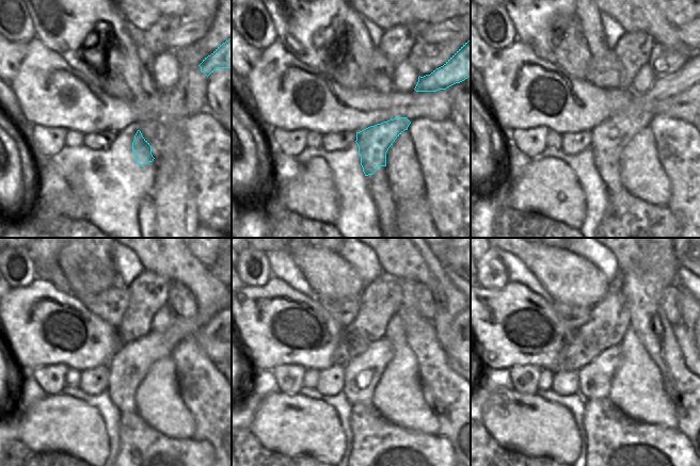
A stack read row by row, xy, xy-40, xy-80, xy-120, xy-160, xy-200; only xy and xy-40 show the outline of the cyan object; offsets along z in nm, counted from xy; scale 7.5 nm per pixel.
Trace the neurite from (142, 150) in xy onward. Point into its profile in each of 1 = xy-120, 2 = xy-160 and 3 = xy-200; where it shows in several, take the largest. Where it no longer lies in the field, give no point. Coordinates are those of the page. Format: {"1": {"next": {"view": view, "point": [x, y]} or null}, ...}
{"1": {"next": {"view": "xy-120", "point": [127, 369]}}, "2": {"next": {"view": "xy-160", "point": [361, 373]}}, "3": {"next": {"view": "xy-200", "point": [594, 380]}}}

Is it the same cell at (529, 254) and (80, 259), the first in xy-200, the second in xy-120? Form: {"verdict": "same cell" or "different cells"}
{"verdict": "same cell"}

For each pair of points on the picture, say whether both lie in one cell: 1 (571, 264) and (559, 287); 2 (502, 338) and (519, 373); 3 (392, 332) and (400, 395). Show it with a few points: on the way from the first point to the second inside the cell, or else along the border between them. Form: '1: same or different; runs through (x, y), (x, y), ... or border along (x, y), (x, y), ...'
1: same; runs through (571, 270), (569, 277), (565, 282)
2: different; border along (540, 367), (513, 365), (508, 369)
3: same; runs through (400, 348), (400, 379)

